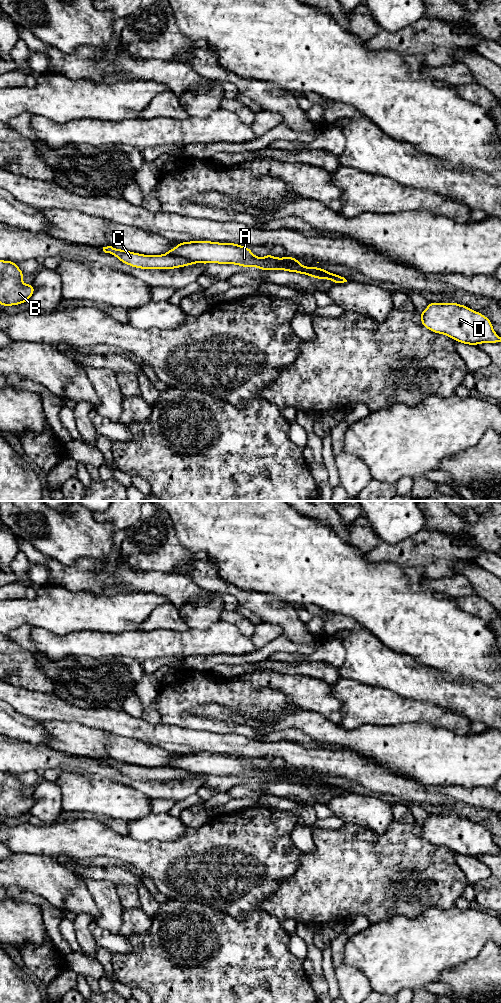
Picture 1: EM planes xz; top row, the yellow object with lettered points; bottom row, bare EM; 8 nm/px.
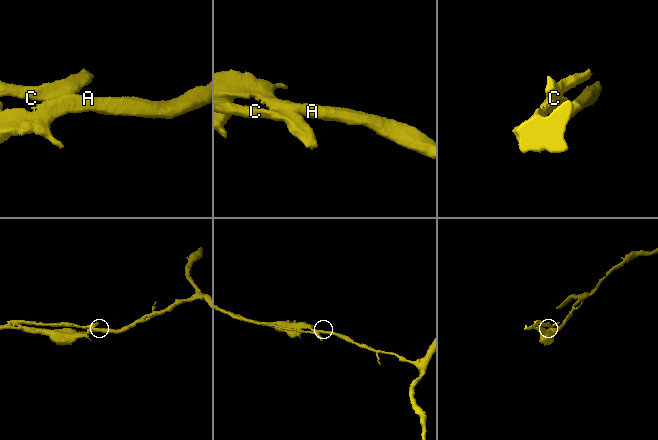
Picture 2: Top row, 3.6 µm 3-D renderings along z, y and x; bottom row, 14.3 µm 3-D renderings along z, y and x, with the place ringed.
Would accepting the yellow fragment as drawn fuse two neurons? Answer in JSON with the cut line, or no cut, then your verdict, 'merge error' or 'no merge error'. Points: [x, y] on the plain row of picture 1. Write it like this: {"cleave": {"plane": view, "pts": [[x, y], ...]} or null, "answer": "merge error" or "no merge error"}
{"cleave": {"plane": "xz", "pts": [[166, 765], [172, 768], [184, 768], [201, 774]]}, "answer": "merge error"}

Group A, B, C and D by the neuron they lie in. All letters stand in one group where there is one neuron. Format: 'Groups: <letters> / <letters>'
Groups: A B D / C

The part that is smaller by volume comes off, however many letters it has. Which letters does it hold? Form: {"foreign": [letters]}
{"foreign": ["C"]}

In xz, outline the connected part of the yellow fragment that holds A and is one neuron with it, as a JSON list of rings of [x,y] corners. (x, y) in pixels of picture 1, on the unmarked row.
[[[189,753],[179,754],[166,766],[180,768],[189,772],[201,775],[235,776],[242,779],[255,778],[261,782],[285,782],[309,787],[316,791],[328,791],[335,796],[347,794],[337,786],[330,785],[323,780],[306,779],[298,774],[297,770],[286,768],[284,770],[273,769],[268,766],[263,769],[256,769],[250,759],[244,759],[235,755],[219,755],[211,753]]]

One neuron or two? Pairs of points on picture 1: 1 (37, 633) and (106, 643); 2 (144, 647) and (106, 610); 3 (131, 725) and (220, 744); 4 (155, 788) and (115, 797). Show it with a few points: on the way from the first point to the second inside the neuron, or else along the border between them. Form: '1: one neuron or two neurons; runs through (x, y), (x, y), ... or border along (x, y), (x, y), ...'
1: one neuron; runs through (54, 643), (89, 643)
2: two neurons; border along (137, 629), (118, 633), (105, 632)
3: one neuron; runs through (153, 734), (180, 741), (198, 742)
4: two neurons; border along (118, 782), (130, 785), (152, 799)

